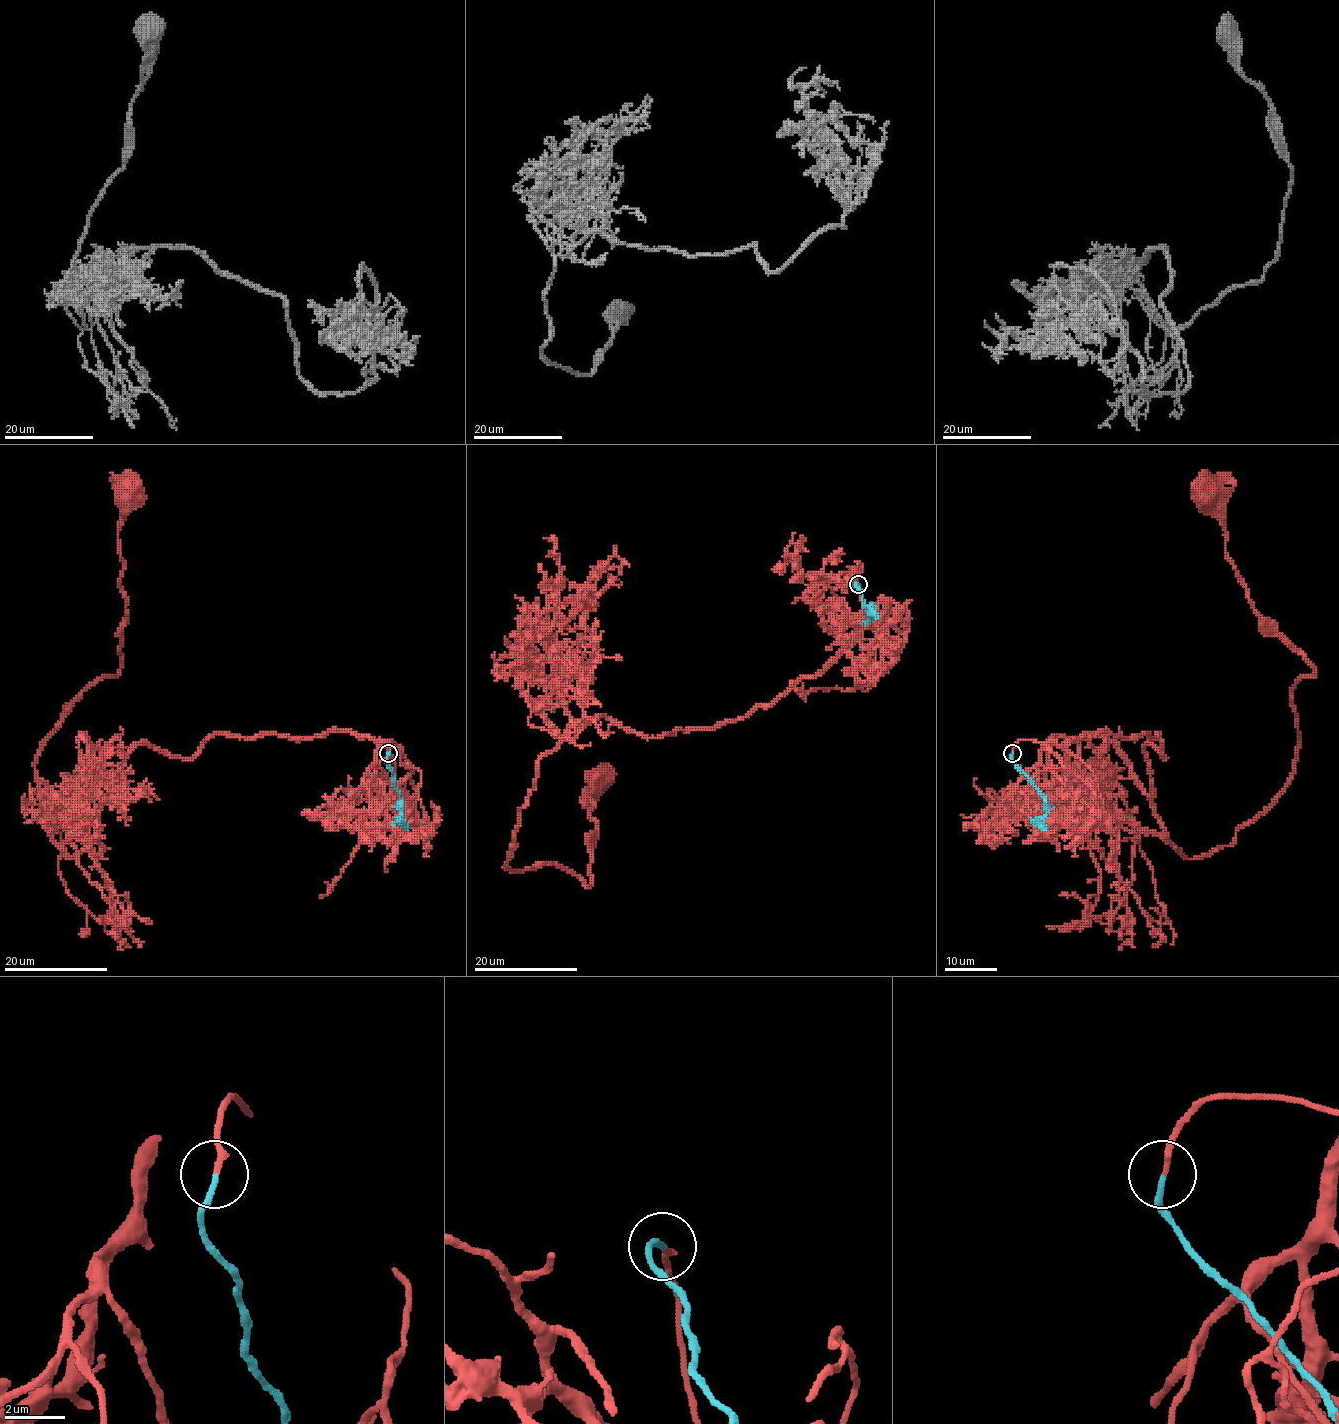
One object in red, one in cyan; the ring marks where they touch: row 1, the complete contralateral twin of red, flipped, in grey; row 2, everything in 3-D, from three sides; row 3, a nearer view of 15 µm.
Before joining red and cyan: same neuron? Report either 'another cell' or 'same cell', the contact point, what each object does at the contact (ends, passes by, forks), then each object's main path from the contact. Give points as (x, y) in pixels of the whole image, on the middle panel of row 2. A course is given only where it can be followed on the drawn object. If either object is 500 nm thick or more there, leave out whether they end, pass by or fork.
same cell; place (858, 584); red ends; cyan ends; course red (858, 584), (860, 633), (768, 704), (658, 737), (571, 725), (506, 866), (588, 887), (598, 774); course cyan (858, 584), (863, 605), (871, 618), (871, 608), (862, 608)

